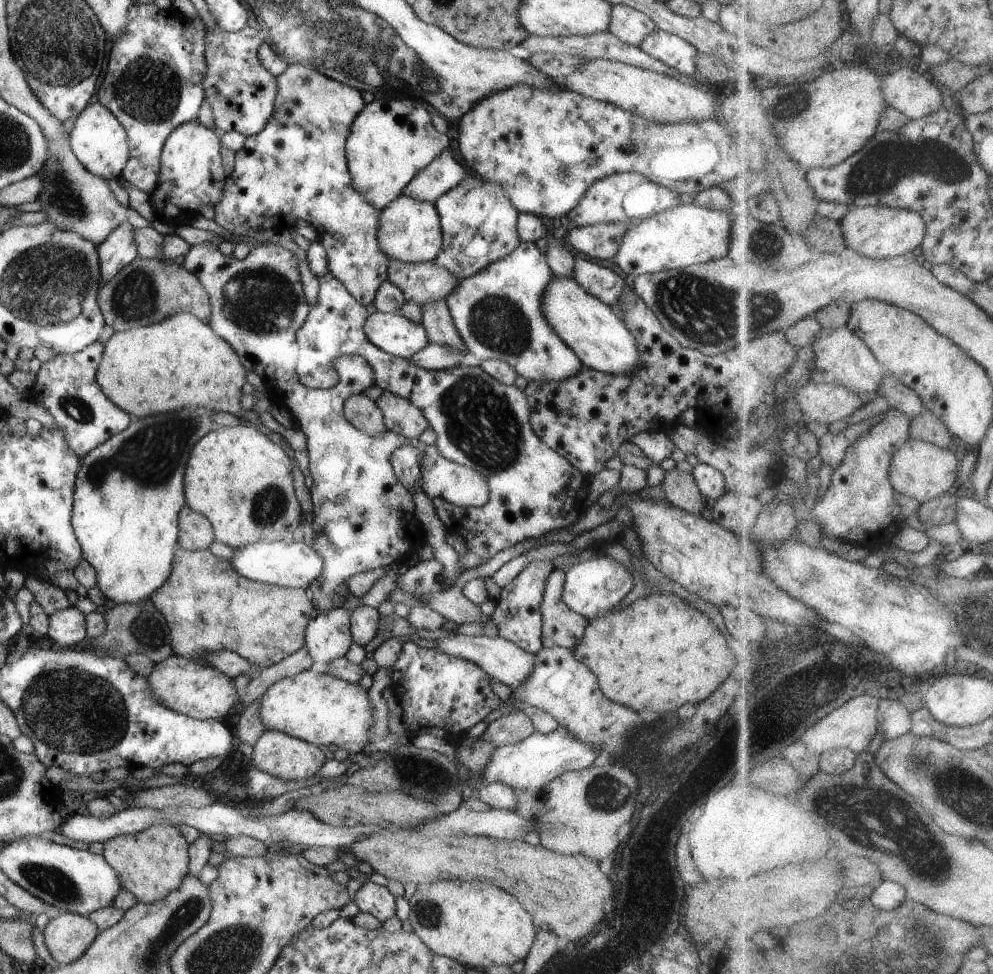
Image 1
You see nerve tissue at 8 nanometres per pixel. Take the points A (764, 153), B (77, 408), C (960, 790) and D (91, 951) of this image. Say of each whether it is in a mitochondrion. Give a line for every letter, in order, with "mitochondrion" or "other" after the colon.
A: other
B: mitochondrion
C: mitochondrion
D: other

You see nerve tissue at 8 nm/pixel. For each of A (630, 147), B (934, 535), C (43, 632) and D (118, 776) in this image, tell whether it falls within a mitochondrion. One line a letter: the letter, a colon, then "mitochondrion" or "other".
A: mitochondrion
B: other
C: other
D: other

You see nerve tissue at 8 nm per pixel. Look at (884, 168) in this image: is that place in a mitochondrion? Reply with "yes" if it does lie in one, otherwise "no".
yes

